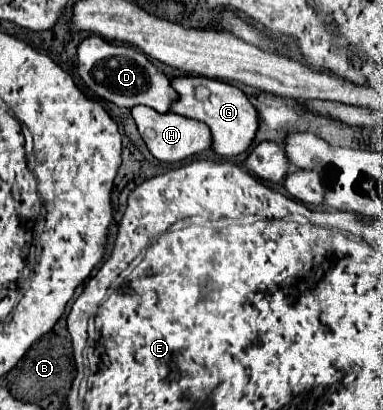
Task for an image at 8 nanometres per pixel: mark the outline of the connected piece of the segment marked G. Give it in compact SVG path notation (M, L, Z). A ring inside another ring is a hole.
M181 75L171 79L171 87L177 91L177 99L171 103L171 111L189 119L197 119L205 123L211 131L211 149L223 157L239 155L249 149L255 131L257 131L257 111L249 103L249 99L243 95L241 89L223 83L219 79L207 79L207 77L193 77L193 75ZM195 85L205 85L211 95L207 101L197 101L193 95Z

